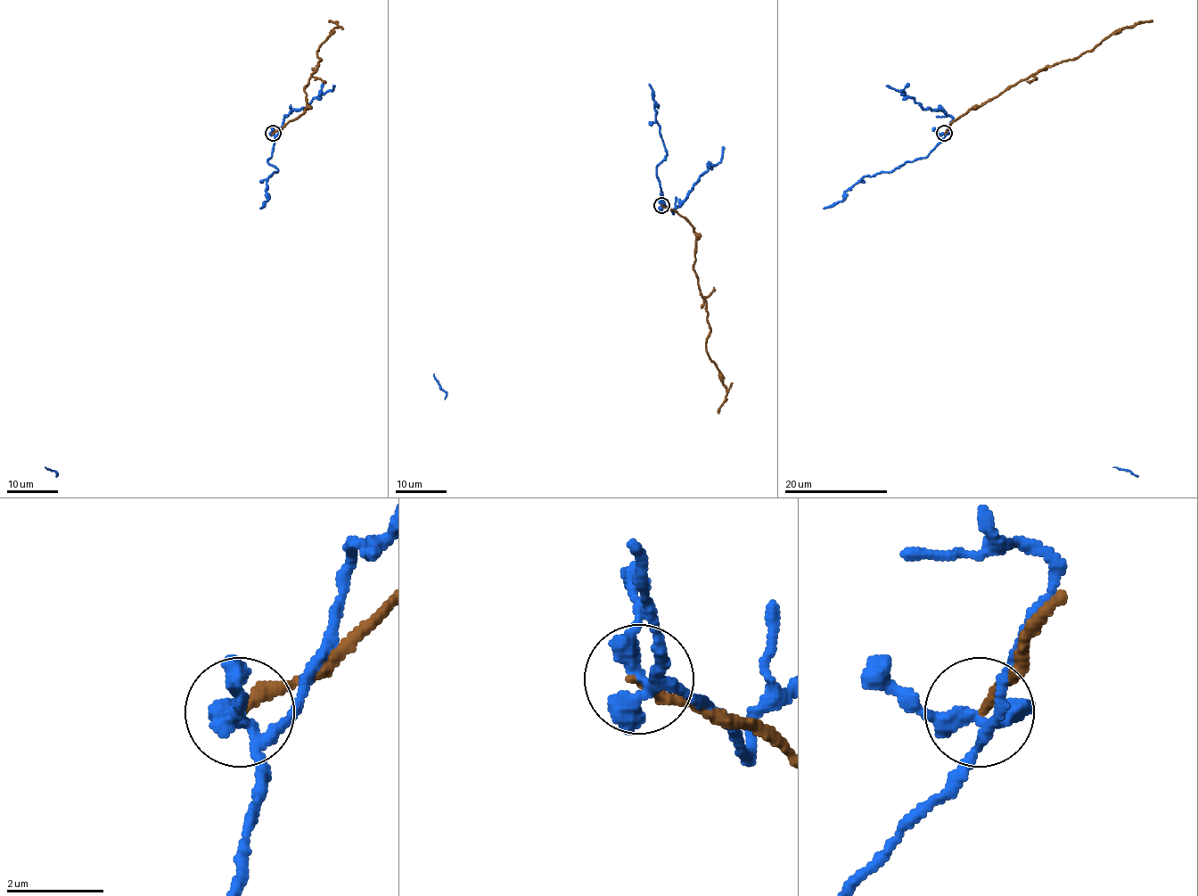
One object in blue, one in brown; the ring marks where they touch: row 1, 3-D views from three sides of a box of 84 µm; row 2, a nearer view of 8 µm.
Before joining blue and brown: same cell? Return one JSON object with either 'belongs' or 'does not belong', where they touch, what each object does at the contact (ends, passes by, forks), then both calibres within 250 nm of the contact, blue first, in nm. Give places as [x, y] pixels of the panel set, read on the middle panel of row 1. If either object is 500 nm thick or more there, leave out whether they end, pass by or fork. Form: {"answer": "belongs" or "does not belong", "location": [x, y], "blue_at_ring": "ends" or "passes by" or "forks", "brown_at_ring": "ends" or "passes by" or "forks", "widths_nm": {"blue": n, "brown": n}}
{"answer": "does not belong", "location": [661, 205], "blue_at_ring": "forks", "brown_at_ring": "ends", "widths_nm": {"blue": 280, "brown": 240}}

